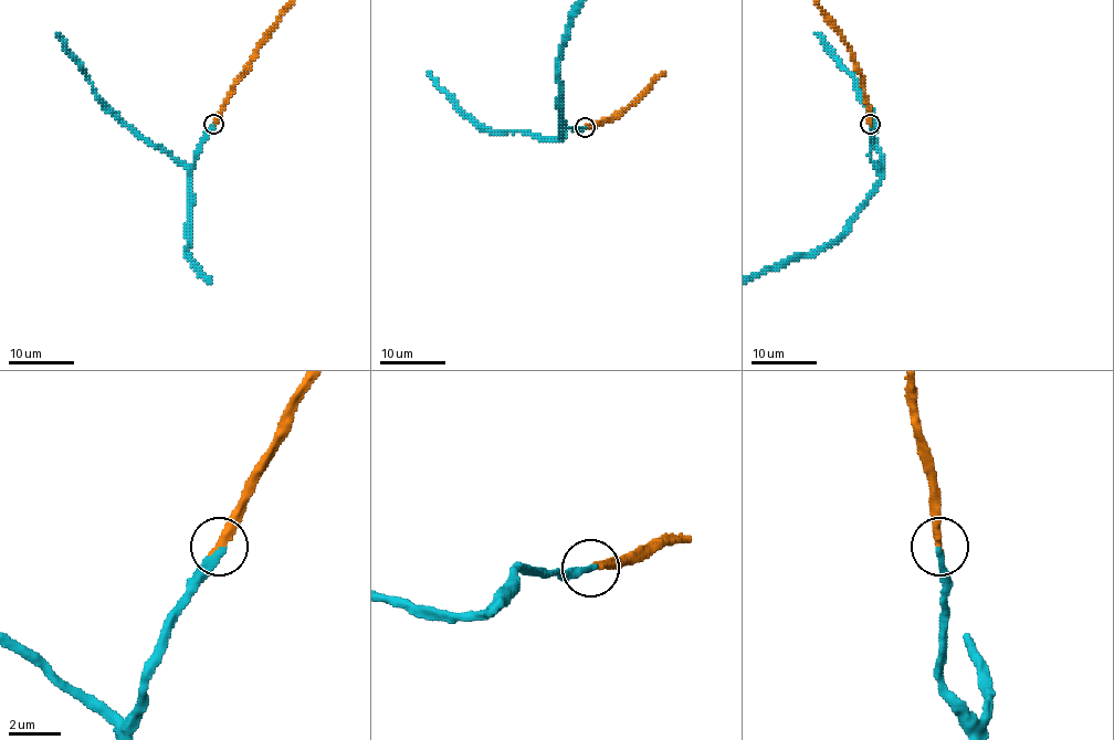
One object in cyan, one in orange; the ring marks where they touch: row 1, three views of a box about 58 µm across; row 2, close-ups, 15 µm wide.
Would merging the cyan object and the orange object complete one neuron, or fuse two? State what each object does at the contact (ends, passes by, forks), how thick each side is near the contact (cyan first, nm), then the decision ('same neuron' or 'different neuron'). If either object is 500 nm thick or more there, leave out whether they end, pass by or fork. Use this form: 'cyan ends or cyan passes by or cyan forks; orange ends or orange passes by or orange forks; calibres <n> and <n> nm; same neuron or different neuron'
cyan ends; orange ends; calibres 280 and 300 nm; same neuron

